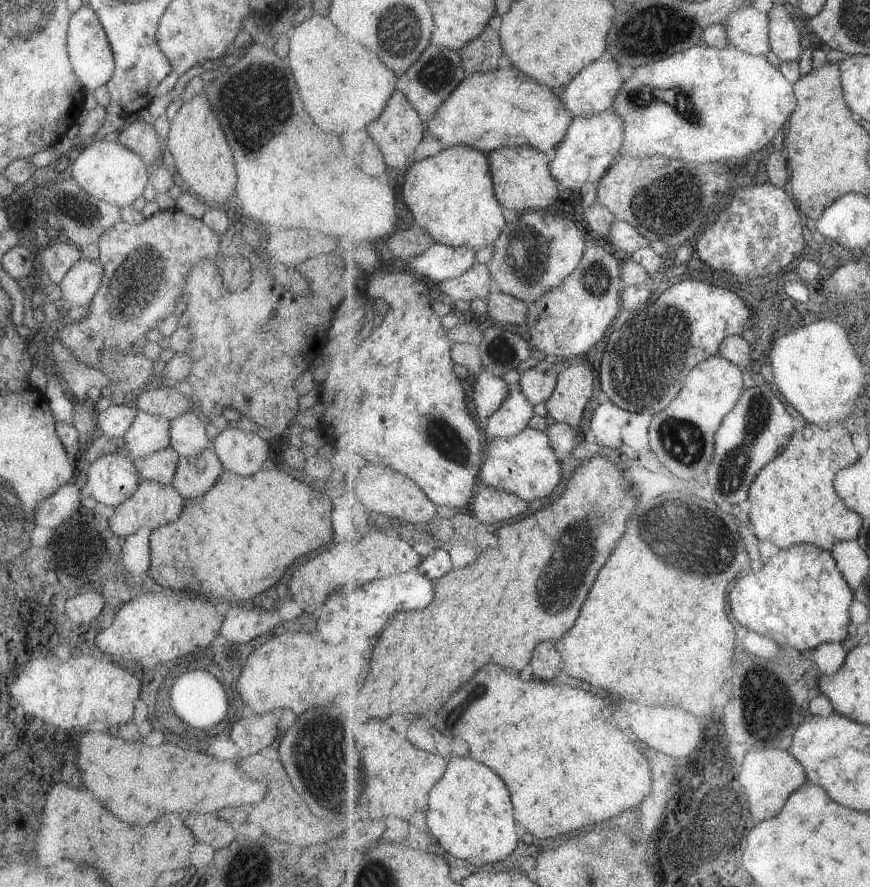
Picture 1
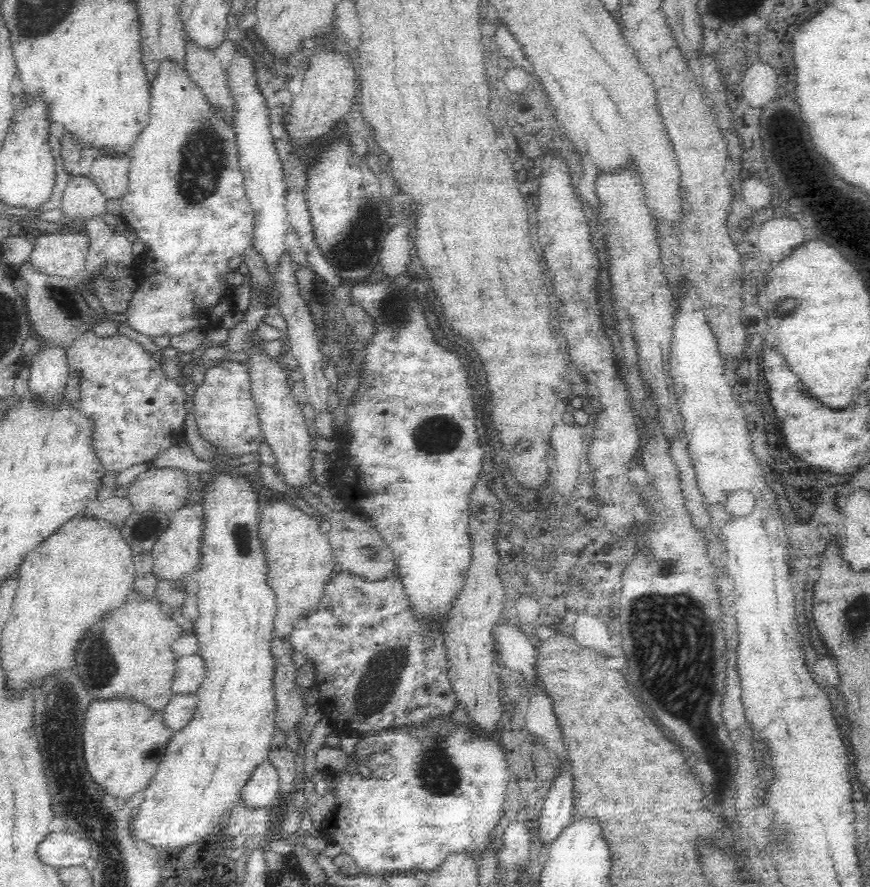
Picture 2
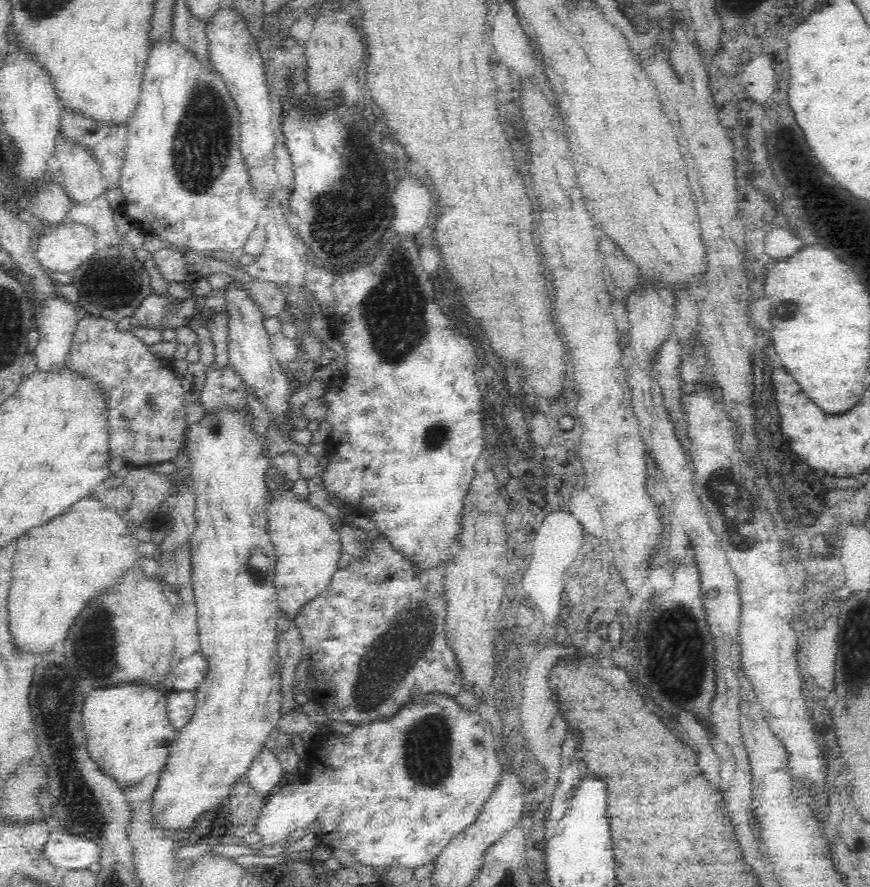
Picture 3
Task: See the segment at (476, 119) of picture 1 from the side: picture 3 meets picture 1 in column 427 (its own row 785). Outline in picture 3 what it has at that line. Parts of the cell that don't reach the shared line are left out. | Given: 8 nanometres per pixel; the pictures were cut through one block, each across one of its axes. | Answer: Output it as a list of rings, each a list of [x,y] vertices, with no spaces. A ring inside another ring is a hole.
[[[169,681],[166,684],[142,684],[142,683],[130,683],[126,684],[114,684],[114,688],[92,688],[92,686],[102,686],[102,684],[90,685],[90,688],[86,691],[85,700],[82,710],[82,725],[85,731],[85,737],[87,740],[87,747],[89,748],[89,754],[94,763],[98,764],[98,768],[103,770],[111,778],[114,778],[123,789],[133,787],[138,784],[143,778],[146,778],[148,774],[160,773],[165,768],[169,758],[170,748],[173,746],[174,739],[177,737],[178,730],[172,727],[170,720],[168,719],[167,700],[169,693],[172,692]]]

